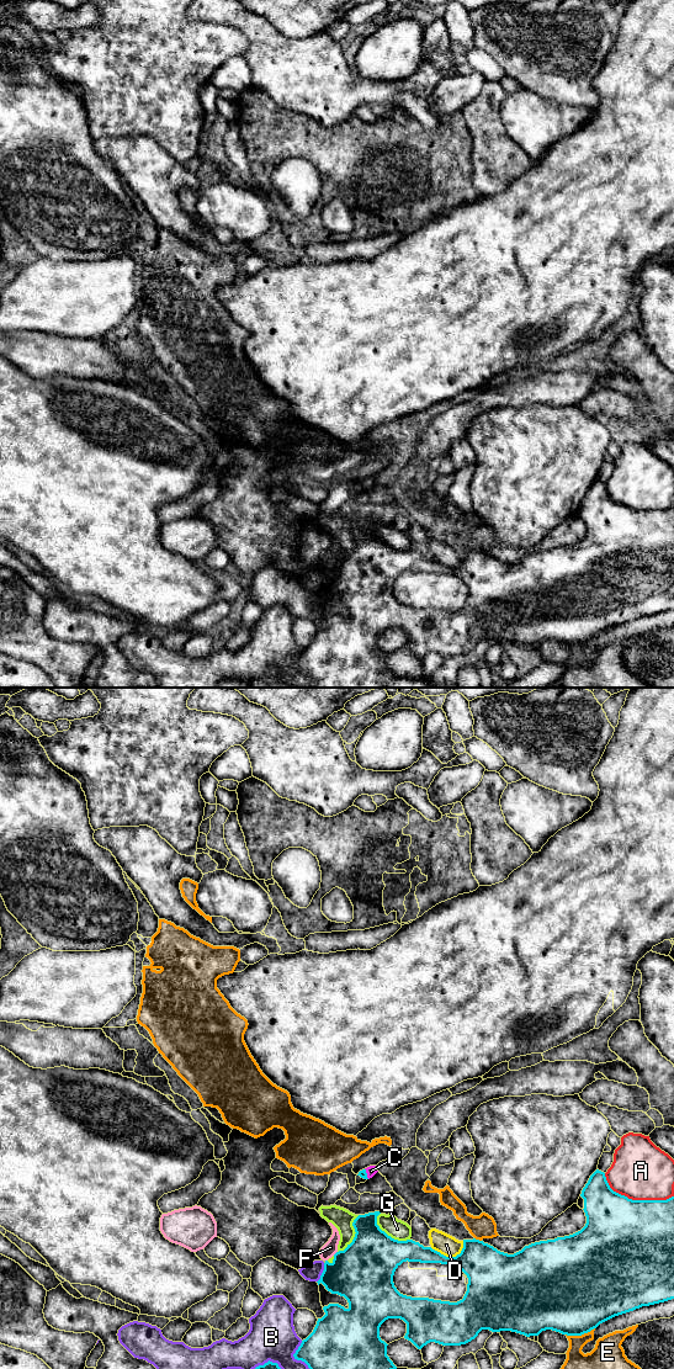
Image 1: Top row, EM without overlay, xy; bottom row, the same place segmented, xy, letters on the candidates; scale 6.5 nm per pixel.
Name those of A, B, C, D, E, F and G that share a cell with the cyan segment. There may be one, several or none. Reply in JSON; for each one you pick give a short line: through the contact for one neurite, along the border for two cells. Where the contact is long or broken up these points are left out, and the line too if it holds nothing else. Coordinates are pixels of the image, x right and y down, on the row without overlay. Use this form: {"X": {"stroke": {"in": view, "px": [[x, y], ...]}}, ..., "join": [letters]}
{"C": {"stroke": {"in": "xy", "px": [[362, 483], [366, 483], [371, 481]]}}, "join": ["C"]}

